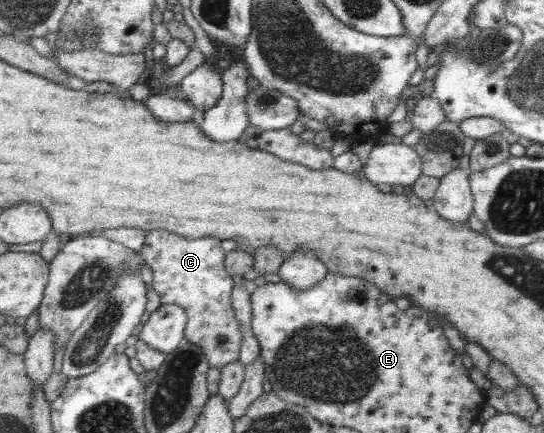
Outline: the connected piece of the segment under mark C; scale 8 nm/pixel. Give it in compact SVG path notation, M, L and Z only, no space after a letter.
M155 229L147 233L146 243L141 255L146 259L154 272L152 286L157 290L165 304L182 305L190 314L186 337L195 345L203 346L212 367L222 369L226 365L242 359L242 345L246 333L241 331L241 322L234 308L234 291L236 288L232 272L227 269L228 252L223 249L223 239L218 237L199 237L189 239L184 235Z

